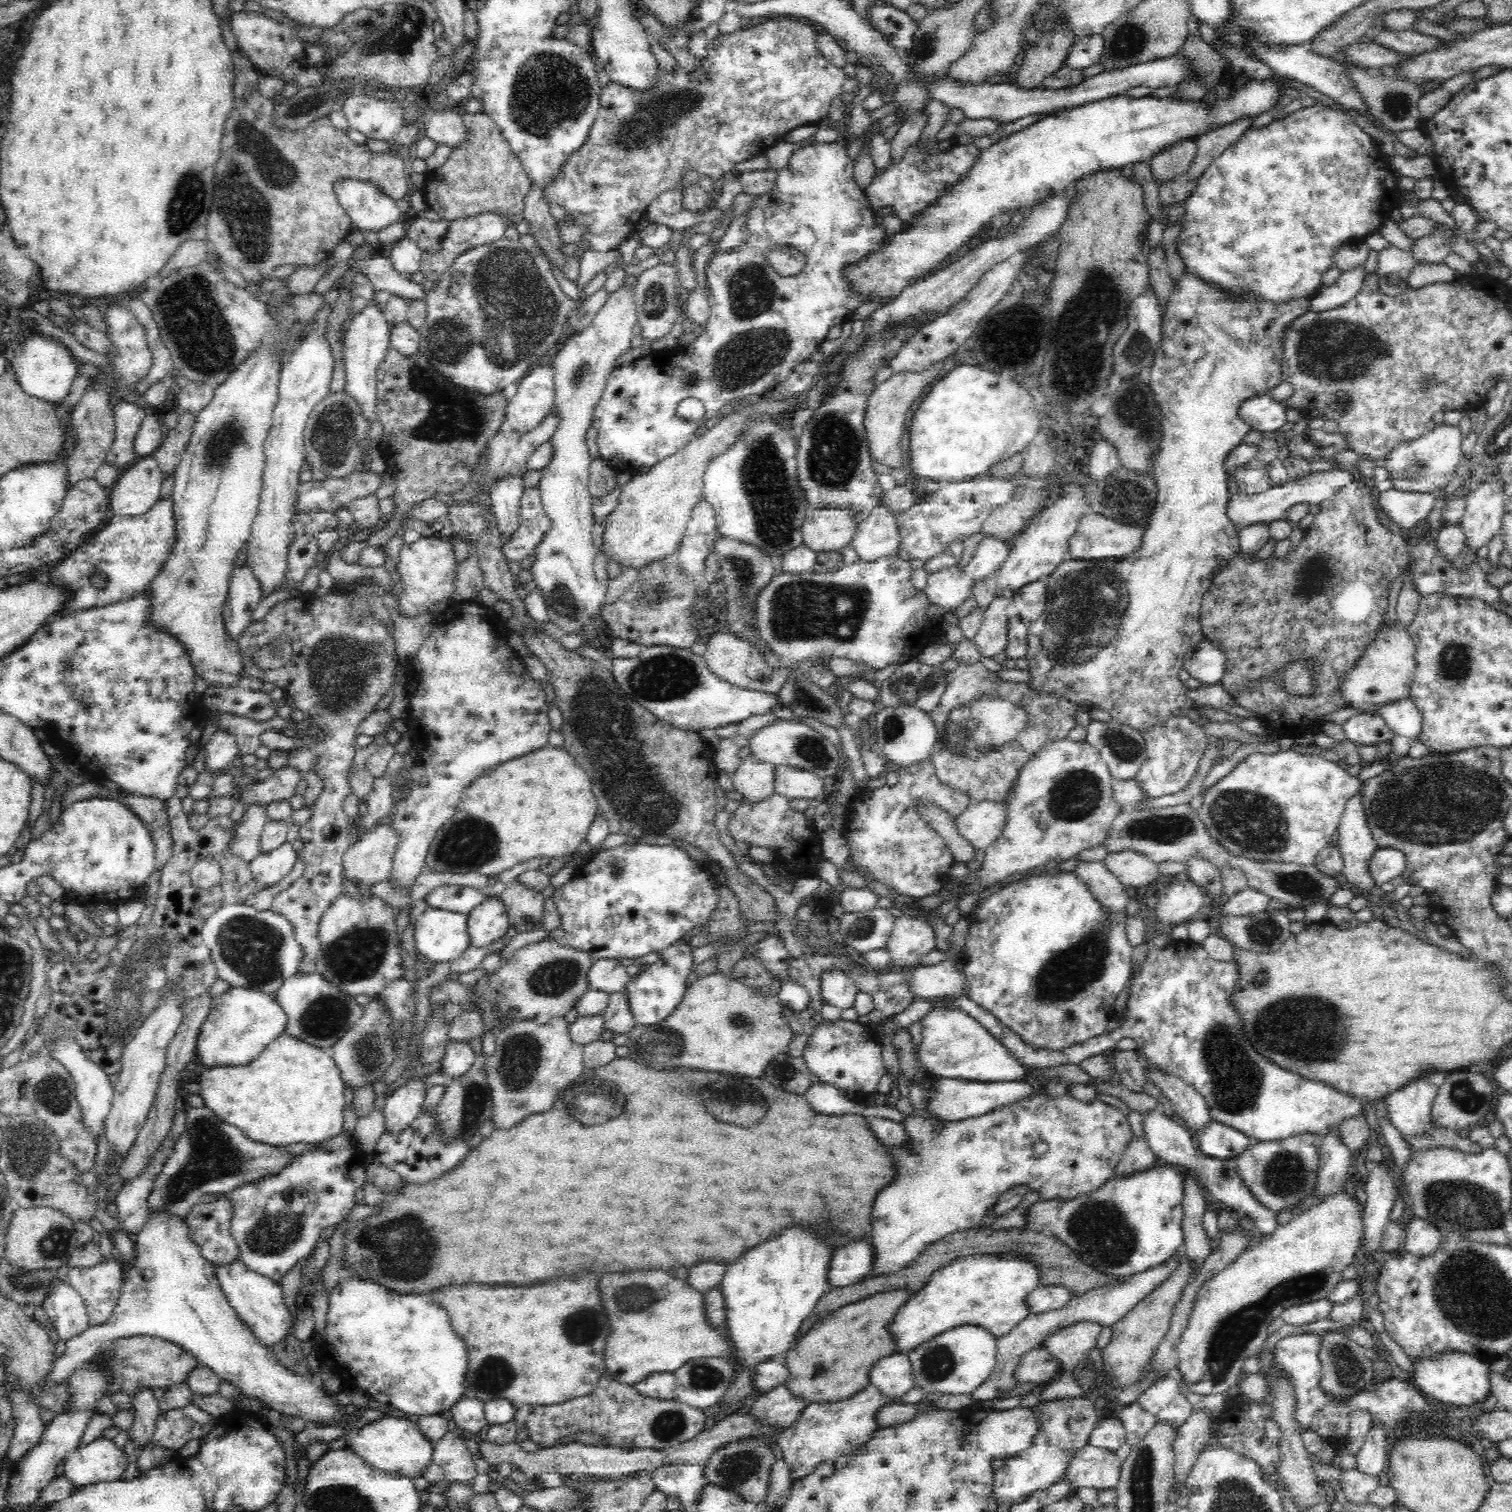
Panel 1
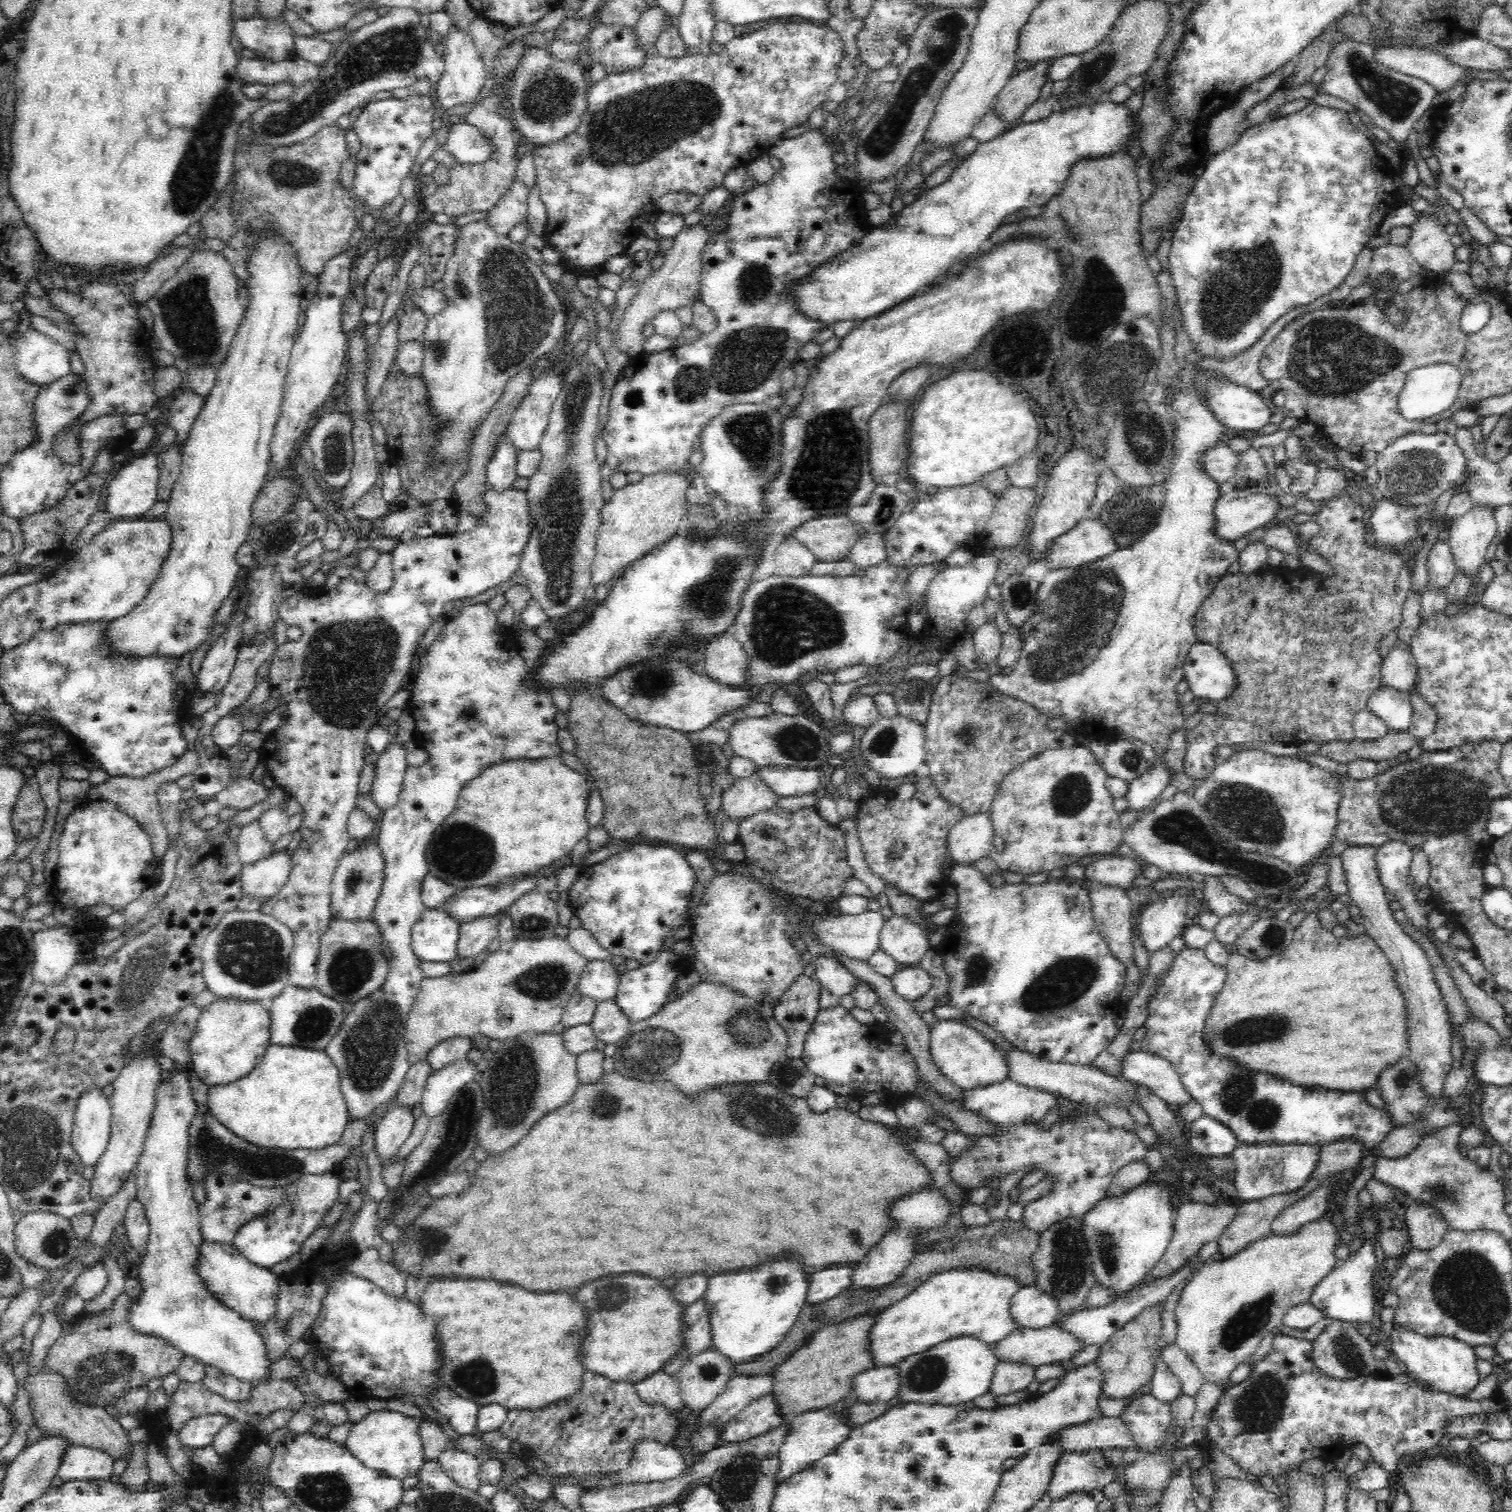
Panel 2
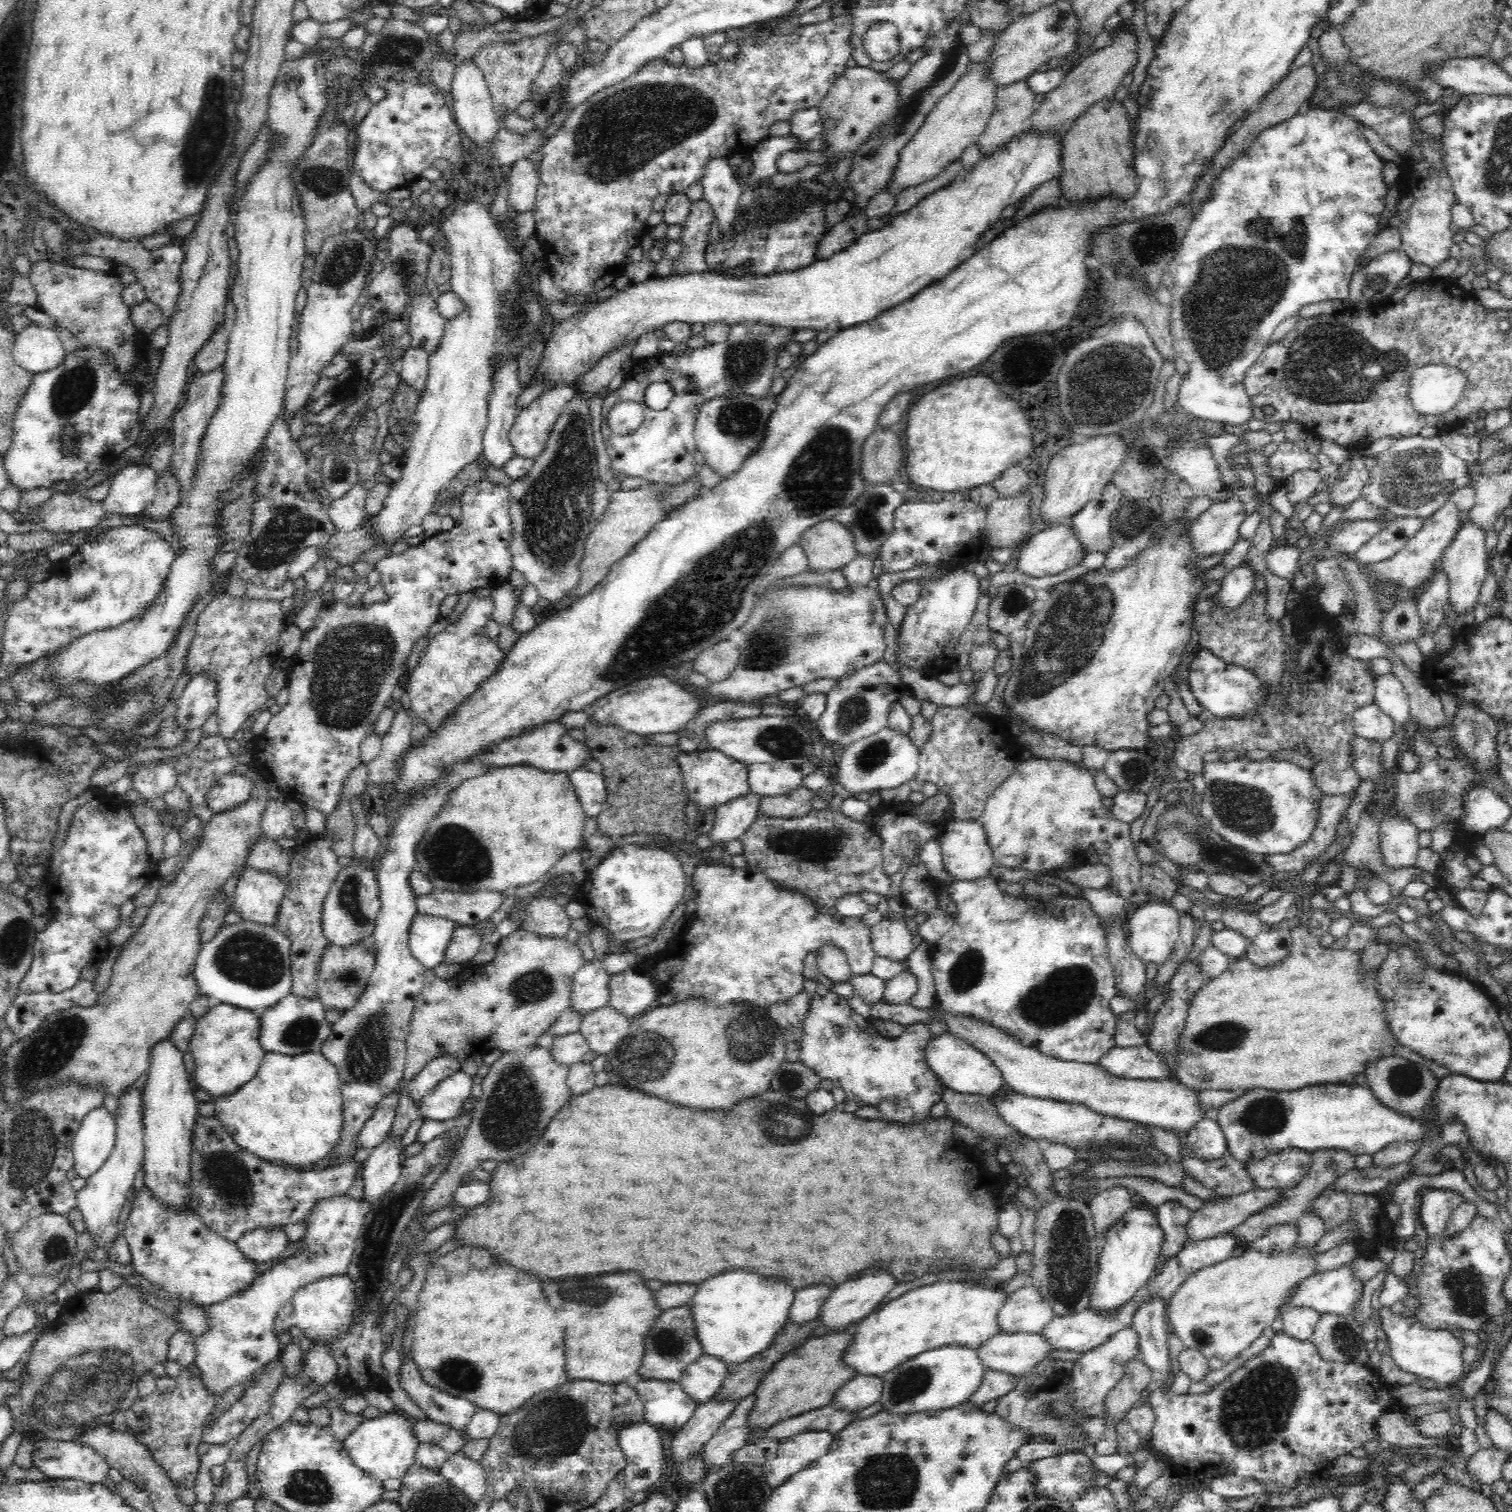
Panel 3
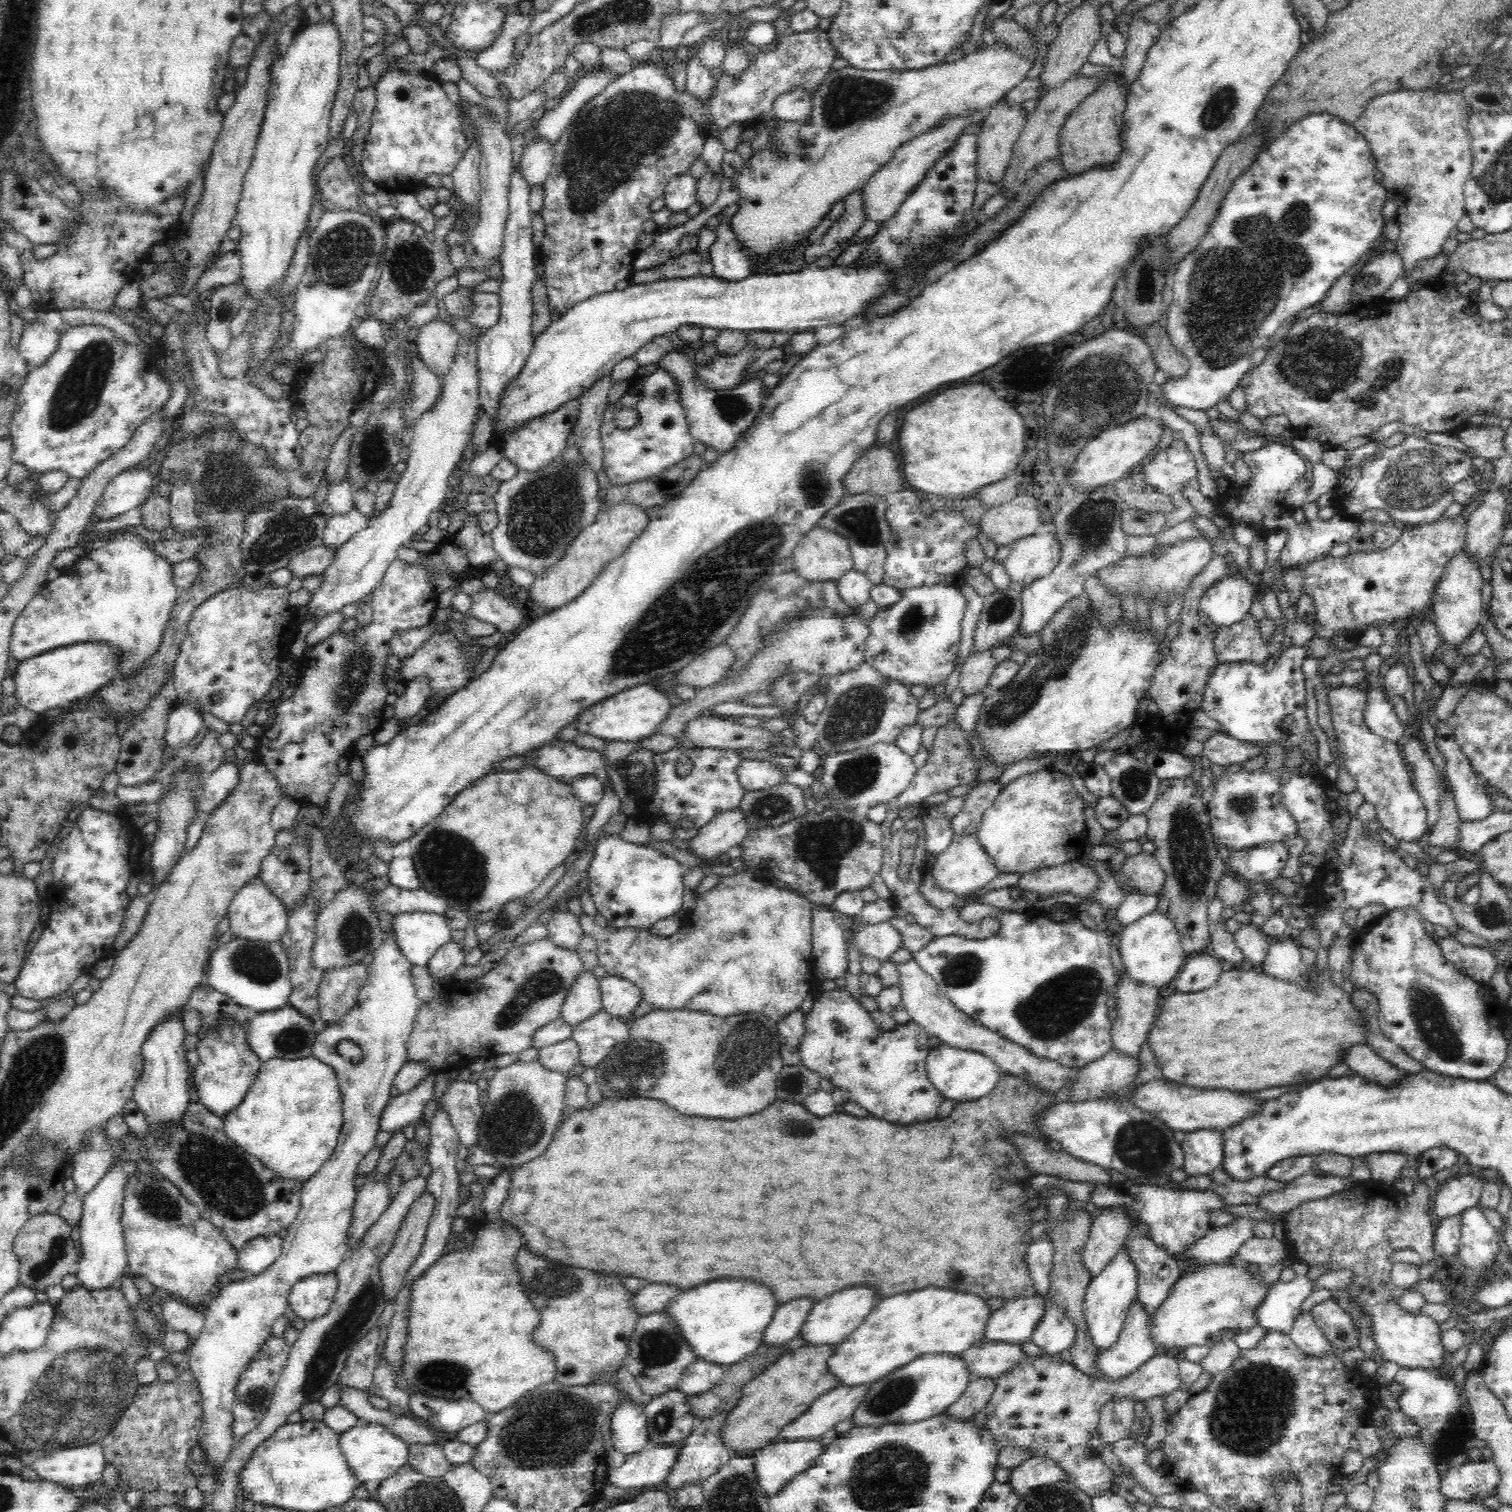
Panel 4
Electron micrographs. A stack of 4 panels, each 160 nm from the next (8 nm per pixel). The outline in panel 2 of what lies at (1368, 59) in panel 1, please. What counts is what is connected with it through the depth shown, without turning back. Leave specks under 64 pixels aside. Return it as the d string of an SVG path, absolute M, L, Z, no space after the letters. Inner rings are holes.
M1382 47L1375 50L1376 60L1405 75L1421 78L1436 92L1442 93L1454 88L1459 83L1466 86L1474 79L1468 68L1450 62L1445 56L1420 47Z

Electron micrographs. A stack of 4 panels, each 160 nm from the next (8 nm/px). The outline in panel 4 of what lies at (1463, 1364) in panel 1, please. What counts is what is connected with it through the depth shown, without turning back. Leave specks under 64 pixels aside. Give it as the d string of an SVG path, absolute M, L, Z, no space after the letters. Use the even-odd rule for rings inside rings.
M1371 1178L1363 1182L1356 1181L1356 1184L1352 1184L1350 1188L1326 1198L1304 1200L1280 1218L1286 1231L1282 1240L1286 1245L1286 1258L1300 1261L1308 1268L1322 1265L1324 1273L1342 1269L1352 1271L1354 1274L1352 1284L1344 1290L1330 1290L1334 1296L1334 1302L1351 1317L1353 1328L1357 1330L1359 1338L1360 1320L1364 1316L1370 1316L1375 1349L1384 1361L1395 1362L1401 1368L1439 1369L1443 1365L1445 1354L1443 1345L1440 1343L1439 1324L1421 1312L1406 1311L1406 1308L1402 1308L1399 1300L1394 1299L1392 1295L1395 1289L1391 1281L1394 1262L1390 1259L1395 1252L1410 1248L1420 1254L1422 1261L1434 1259L1434 1251L1432 1251L1434 1224L1430 1219L1430 1200L1432 1200L1430 1192L1430 1187L1424 1181L1413 1186L1412 1194L1406 1194L1396 1189L1394 1185Z

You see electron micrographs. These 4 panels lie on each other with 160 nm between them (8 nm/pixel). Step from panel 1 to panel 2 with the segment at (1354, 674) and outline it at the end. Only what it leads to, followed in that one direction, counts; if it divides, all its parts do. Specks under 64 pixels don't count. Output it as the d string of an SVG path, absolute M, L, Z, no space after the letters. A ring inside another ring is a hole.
M1396 644L1395 648L1381 659L1381 680L1384 687L1395 688L1408 693L1415 686L1417 664L1411 651L1403 644Z

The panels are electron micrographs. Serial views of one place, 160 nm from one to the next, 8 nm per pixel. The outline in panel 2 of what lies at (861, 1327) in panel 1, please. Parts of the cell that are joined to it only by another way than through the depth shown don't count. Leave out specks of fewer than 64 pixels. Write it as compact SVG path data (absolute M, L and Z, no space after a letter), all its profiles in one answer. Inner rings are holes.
M879 1311L867 1316L857 1316L842 1321L840 1324L828 1325L814 1333L806 1344L797 1349L783 1364L772 1372L774 1382L770 1395L774 1395L778 1412L785 1417L823 1409L848 1398L854 1376L875 1368L873 1356L869 1350L869 1331L875 1324Z

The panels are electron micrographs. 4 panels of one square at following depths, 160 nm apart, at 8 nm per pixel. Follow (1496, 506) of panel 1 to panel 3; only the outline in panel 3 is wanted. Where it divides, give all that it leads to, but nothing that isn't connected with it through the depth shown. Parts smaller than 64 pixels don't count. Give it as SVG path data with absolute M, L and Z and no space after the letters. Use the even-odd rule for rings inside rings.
M1466 518L1440 558L1439 567L1444 569L1448 577L1448 604L1456 612L1456 616L1468 615L1478 606L1479 592L1488 572L1485 537L1486 533L1474 521Z

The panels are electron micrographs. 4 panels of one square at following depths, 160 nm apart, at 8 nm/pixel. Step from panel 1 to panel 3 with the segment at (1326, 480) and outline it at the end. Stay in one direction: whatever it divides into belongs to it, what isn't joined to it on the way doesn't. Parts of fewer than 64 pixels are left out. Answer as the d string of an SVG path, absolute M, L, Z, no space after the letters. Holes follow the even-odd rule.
M1234 496L1224 502L1204 506L1197 512L1196 522L1188 532L1192 551L1204 558L1223 554L1240 538L1238 528L1246 516L1242 502Z

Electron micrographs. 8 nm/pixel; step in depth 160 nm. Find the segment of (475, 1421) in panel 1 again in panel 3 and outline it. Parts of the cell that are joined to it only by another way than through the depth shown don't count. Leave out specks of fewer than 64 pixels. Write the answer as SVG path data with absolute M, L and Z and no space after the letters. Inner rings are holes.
M402 1346L400 1353L401 1366L398 1370L398 1382L405 1390L406 1394L416 1402L416 1406L424 1412L426 1420L436 1422L442 1425L446 1425L453 1430L463 1432L464 1428L468 1425L468 1422L473 1418L473 1414L476 1412L477 1406L472 1404L466 1398L460 1398L444 1391L428 1385L422 1377L420 1377L418 1368L412 1359L411 1353L408 1357L403 1355Z

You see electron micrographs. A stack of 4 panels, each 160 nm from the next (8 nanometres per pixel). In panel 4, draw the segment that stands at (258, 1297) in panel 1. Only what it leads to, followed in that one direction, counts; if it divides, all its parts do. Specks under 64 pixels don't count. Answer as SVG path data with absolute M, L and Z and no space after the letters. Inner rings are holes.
M131 1167L126 1170L123 1193L120 1222L128 1270L147 1278L156 1289L168 1290L173 1299L186 1298L192 1302L202 1302L216 1288L216 1280L228 1270L236 1268L237 1252L234 1252L235 1248L232 1248L230 1241L200 1214L200 1209L171 1180L164 1176L154 1177L151 1172L142 1172Z

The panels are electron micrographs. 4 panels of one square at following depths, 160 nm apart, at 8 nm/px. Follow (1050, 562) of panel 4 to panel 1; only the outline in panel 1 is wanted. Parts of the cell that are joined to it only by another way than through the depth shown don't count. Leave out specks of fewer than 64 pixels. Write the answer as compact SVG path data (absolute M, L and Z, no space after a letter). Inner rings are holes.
M1086 512L1080 519L1075 533L1068 538L1068 556L1072 560L1122 560L1142 544L1144 528L1124 524L1096 512Z

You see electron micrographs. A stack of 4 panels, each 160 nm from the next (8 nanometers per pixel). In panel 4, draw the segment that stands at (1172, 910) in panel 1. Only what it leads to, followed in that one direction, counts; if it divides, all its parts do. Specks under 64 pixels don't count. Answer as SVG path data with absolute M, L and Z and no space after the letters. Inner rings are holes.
M1158 909L1146 913L1136 922L1120 929L1119 932L1119 951L1122 964L1124 964L1124 975L1138 985L1162 988L1176 978L1188 960L1188 954L1182 949L1177 928Z

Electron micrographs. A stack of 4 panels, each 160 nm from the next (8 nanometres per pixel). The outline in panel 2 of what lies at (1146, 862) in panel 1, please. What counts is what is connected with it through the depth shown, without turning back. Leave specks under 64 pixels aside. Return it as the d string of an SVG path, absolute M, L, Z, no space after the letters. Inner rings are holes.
M1102 857L1084 867L1084 880L1092 884L1116 886L1127 890L1137 883L1140 875L1138 863L1130 857Z

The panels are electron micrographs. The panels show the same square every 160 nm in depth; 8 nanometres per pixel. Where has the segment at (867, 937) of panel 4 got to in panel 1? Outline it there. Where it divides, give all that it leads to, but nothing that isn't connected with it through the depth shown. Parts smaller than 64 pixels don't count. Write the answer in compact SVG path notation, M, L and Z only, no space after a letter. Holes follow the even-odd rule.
M900 915L895 918L885 950L895 966L914 966L936 947L936 935L928 921Z

